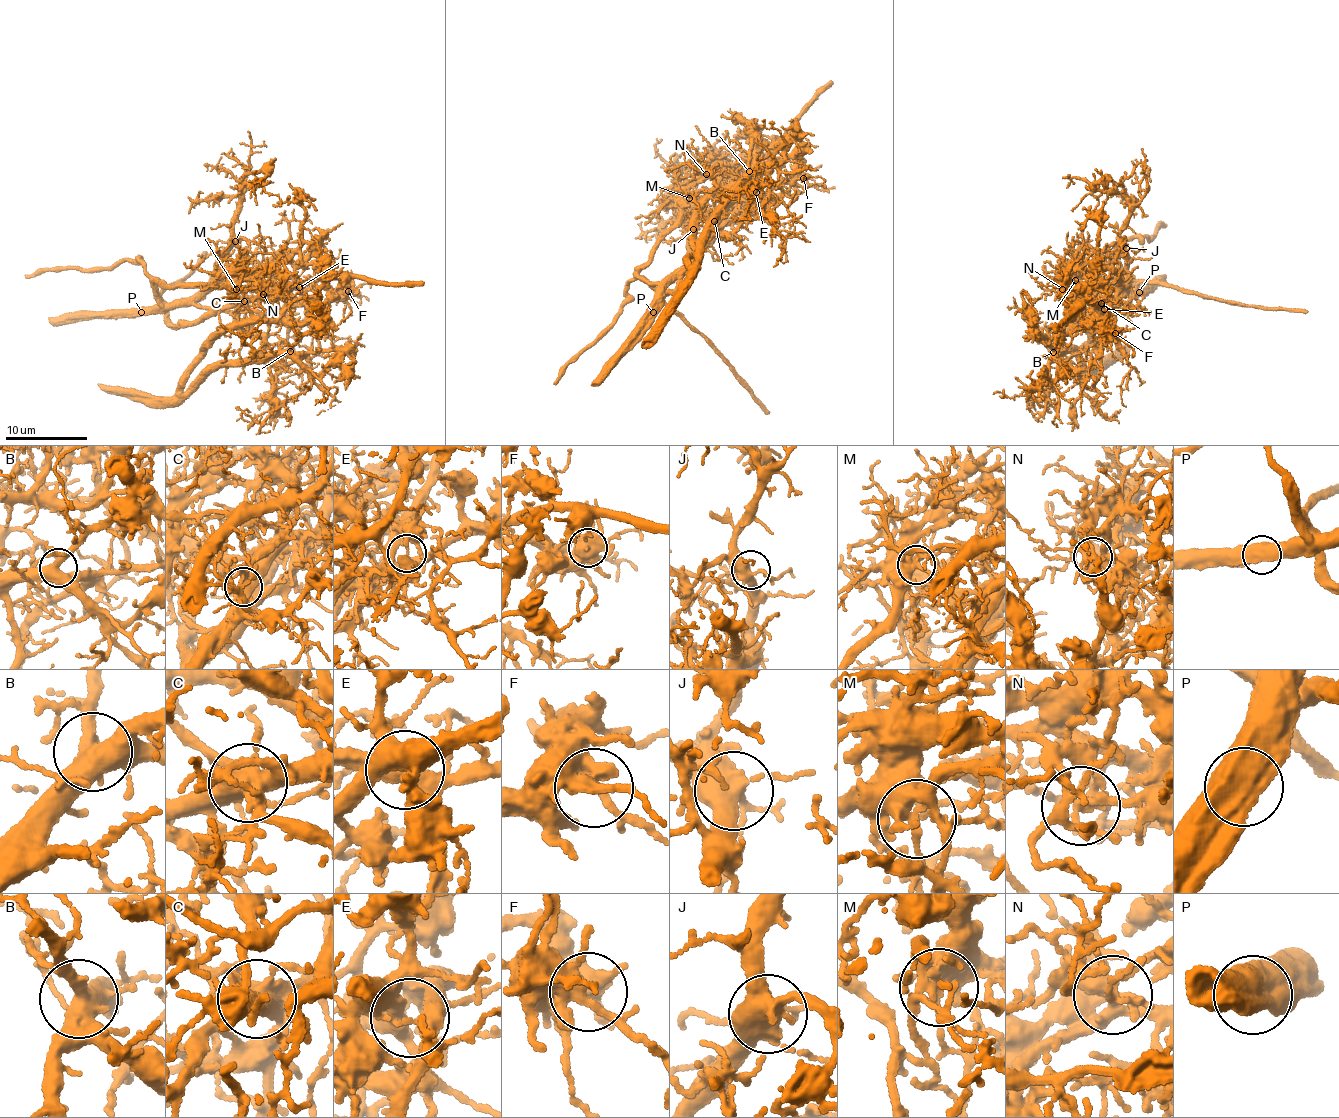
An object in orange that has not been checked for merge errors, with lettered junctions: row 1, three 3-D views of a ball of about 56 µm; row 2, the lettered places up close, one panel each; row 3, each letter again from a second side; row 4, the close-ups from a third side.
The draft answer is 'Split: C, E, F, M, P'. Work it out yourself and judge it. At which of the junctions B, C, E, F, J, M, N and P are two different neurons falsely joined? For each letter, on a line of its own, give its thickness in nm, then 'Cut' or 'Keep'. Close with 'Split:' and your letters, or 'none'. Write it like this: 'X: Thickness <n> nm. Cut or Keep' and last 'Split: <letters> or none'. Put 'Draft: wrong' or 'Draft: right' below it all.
B: Thickness 480 nm. Keep
C: Thickness 480 nm. Cut
E: Thickness 320 nm. Cut
F: Thickness 360 nm. Keep
J: Thickness 460 nm. Keep
M: Thickness 360 nm. Cut
N: Thickness 160 nm. Cut
P: Thickness 650 nm. Cut
Split: C, E, M, N, P
Draft: wrong

